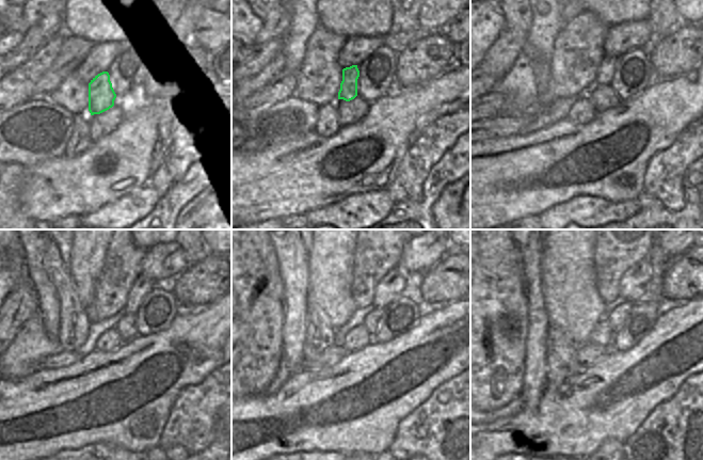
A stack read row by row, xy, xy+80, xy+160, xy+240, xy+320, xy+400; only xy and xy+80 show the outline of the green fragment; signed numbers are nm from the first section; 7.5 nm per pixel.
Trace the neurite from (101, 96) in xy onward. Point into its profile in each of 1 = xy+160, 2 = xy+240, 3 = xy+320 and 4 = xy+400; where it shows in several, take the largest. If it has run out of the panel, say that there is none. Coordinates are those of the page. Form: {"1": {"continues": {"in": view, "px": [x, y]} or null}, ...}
{"1": {"continues": {"in": "xy+160", "px": [607, 66]}}, "2": {"continues": {"in": "xy+240", "px": [142, 286]}}, "3": {"continues": {"in": "xy+320", "px": [395, 283]}}, "4": {"continues": {"in": "xy+400", "px": [634, 283]}}}

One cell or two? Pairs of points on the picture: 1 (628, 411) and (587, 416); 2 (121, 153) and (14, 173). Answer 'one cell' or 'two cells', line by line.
1: one cell
2: two cells

